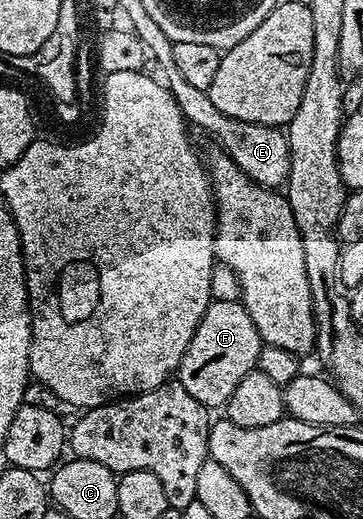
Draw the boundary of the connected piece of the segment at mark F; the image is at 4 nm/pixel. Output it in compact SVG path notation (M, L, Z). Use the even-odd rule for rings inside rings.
M212 300L205 310L197 330L193 334L193 342L189 342L189 350L185 350L185 358L181 358L181 366L177 373L177 382L197 398L208 410L222 409L227 400L237 390L237 385L245 374L256 371L259 362L259 352L263 349L262 338L257 334L257 326L253 326L253 318L249 318L249 310L239 301L217 302Z

